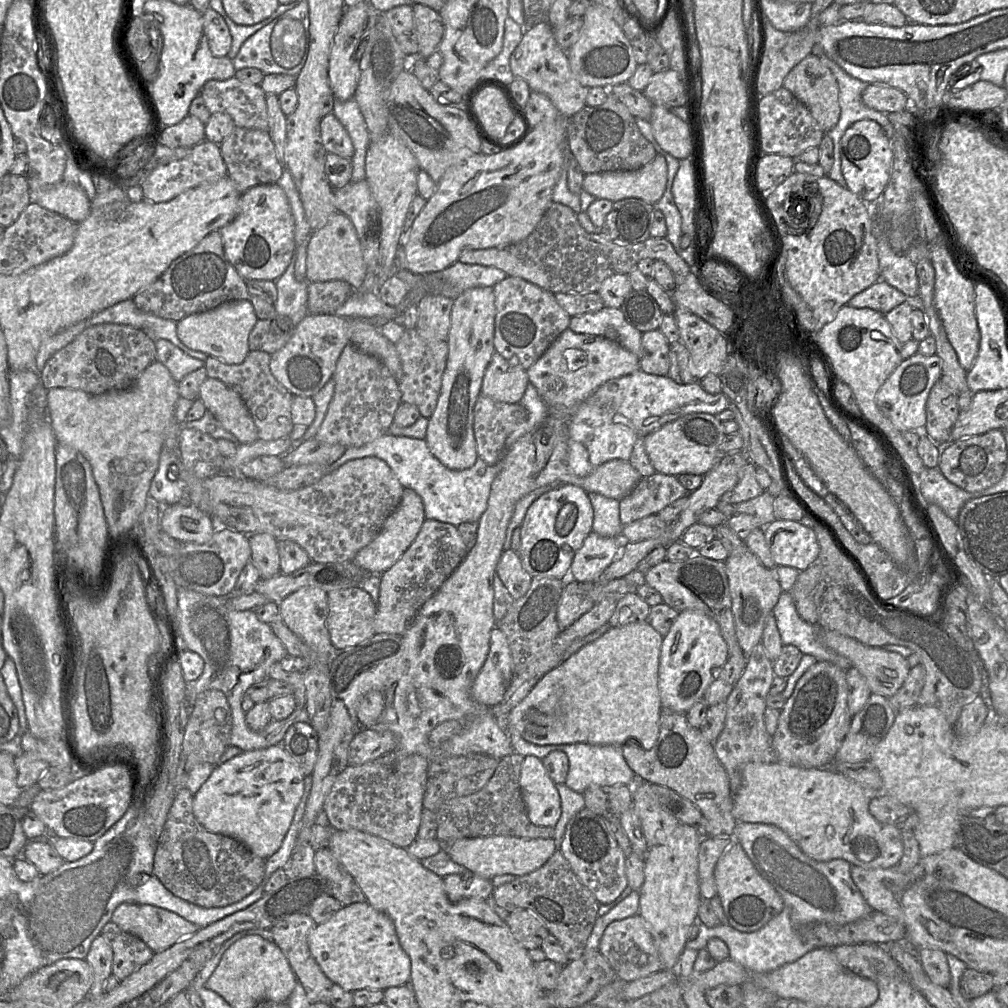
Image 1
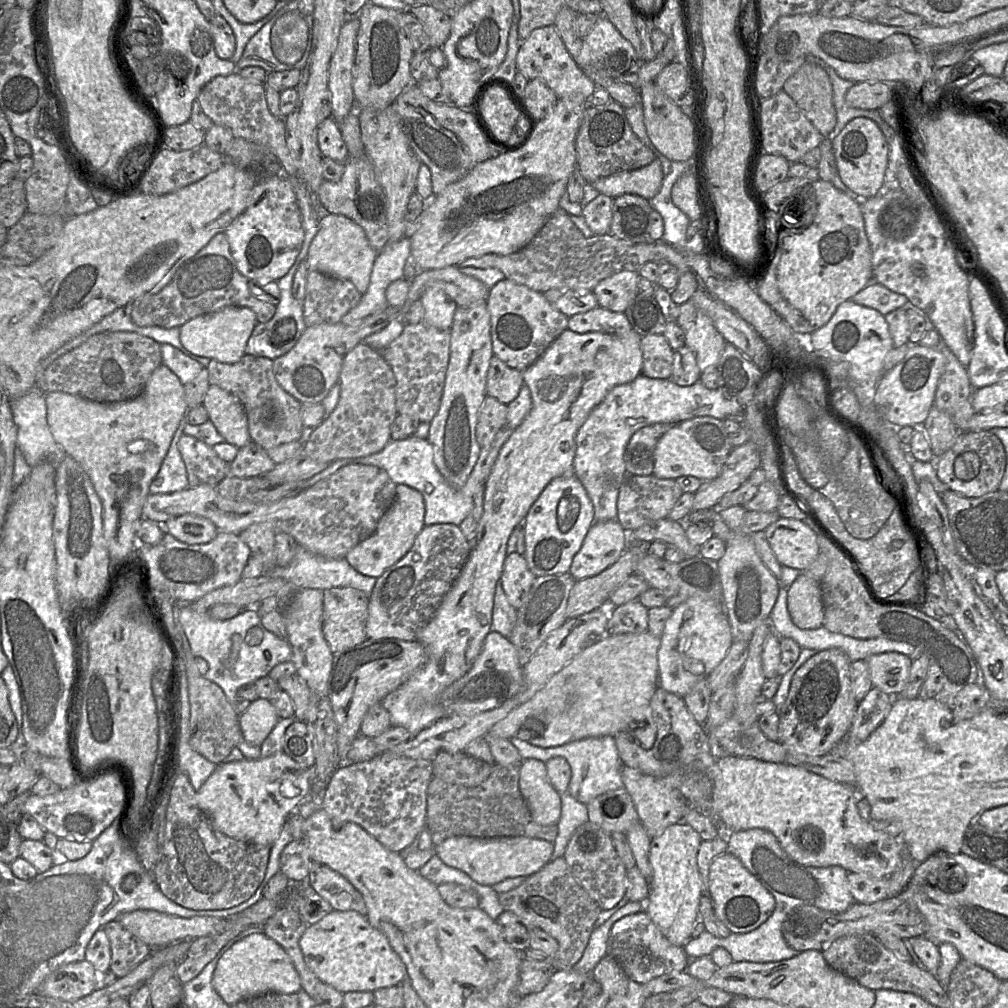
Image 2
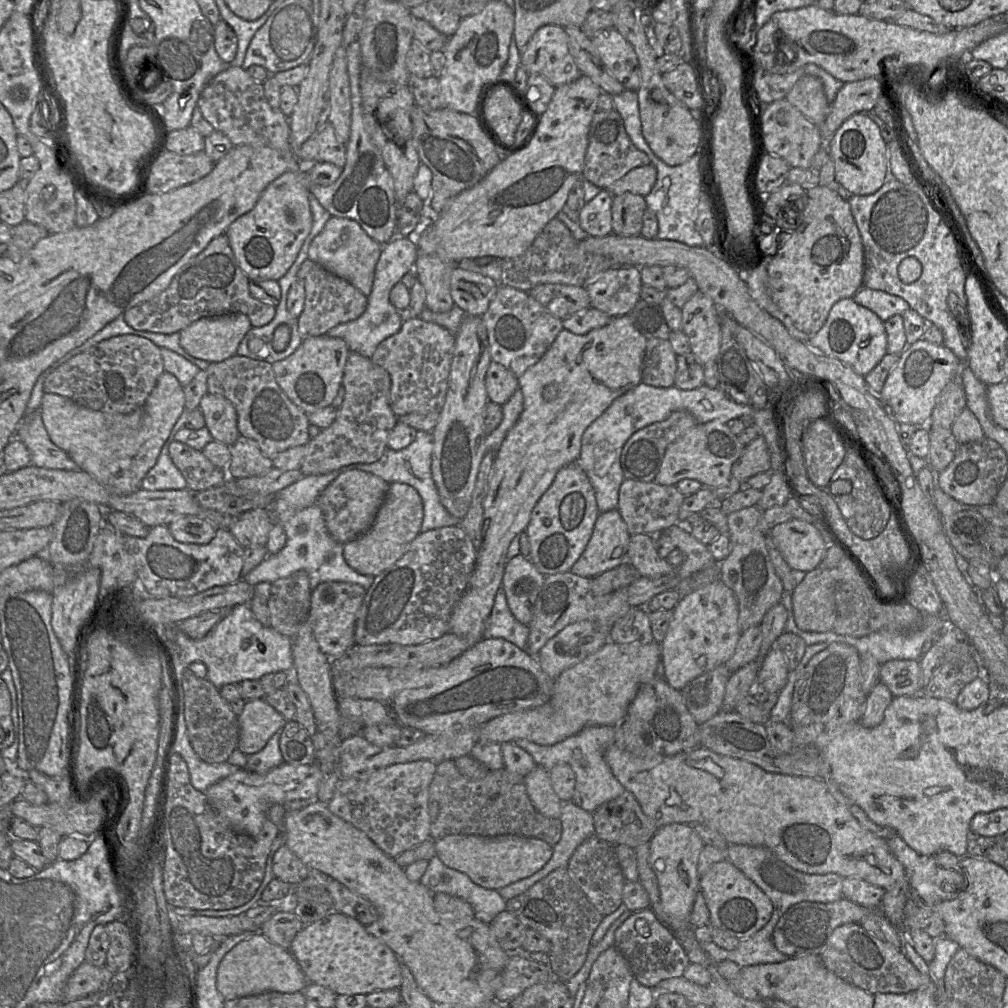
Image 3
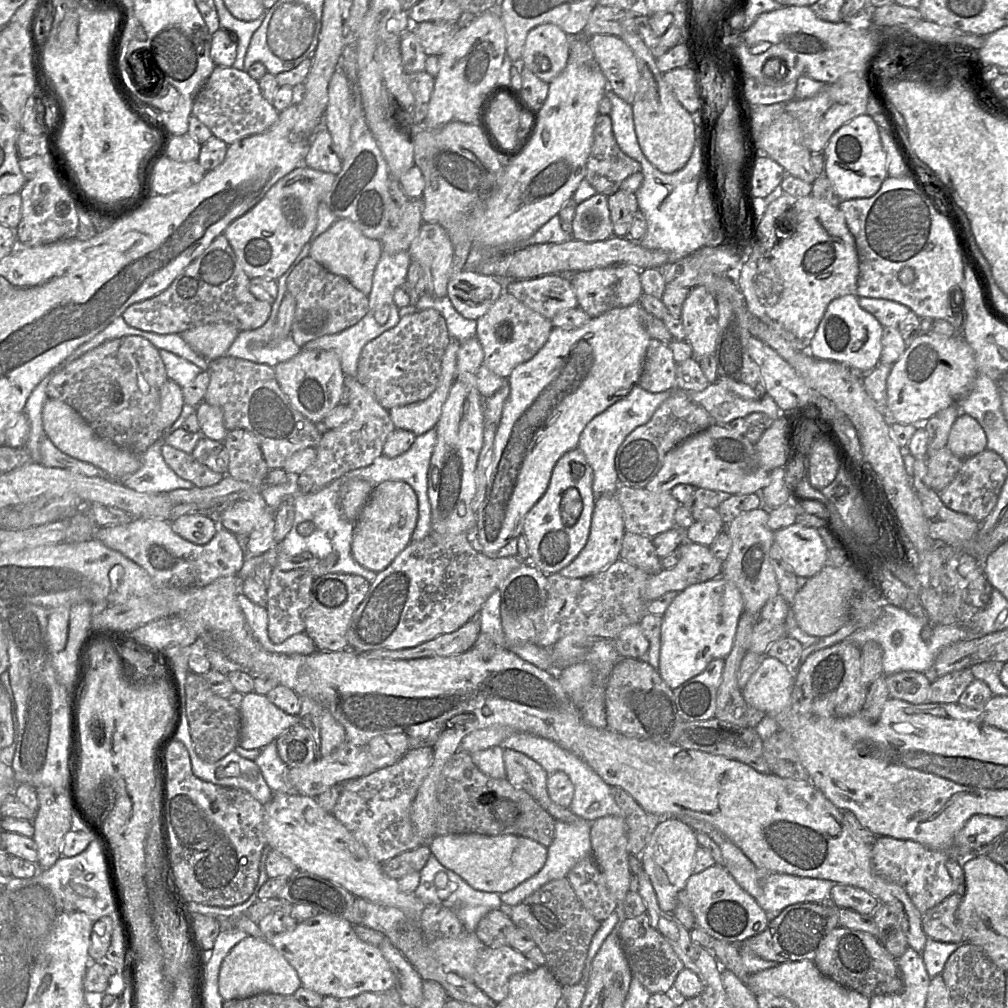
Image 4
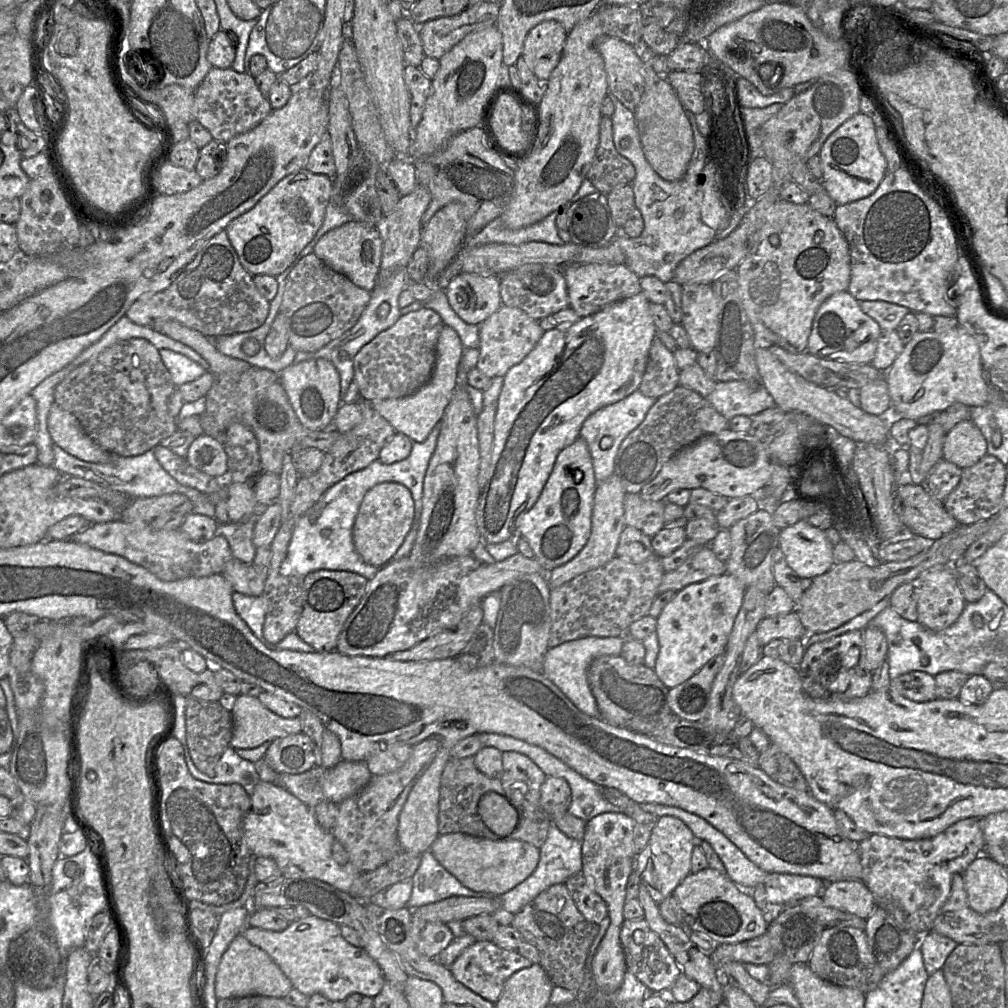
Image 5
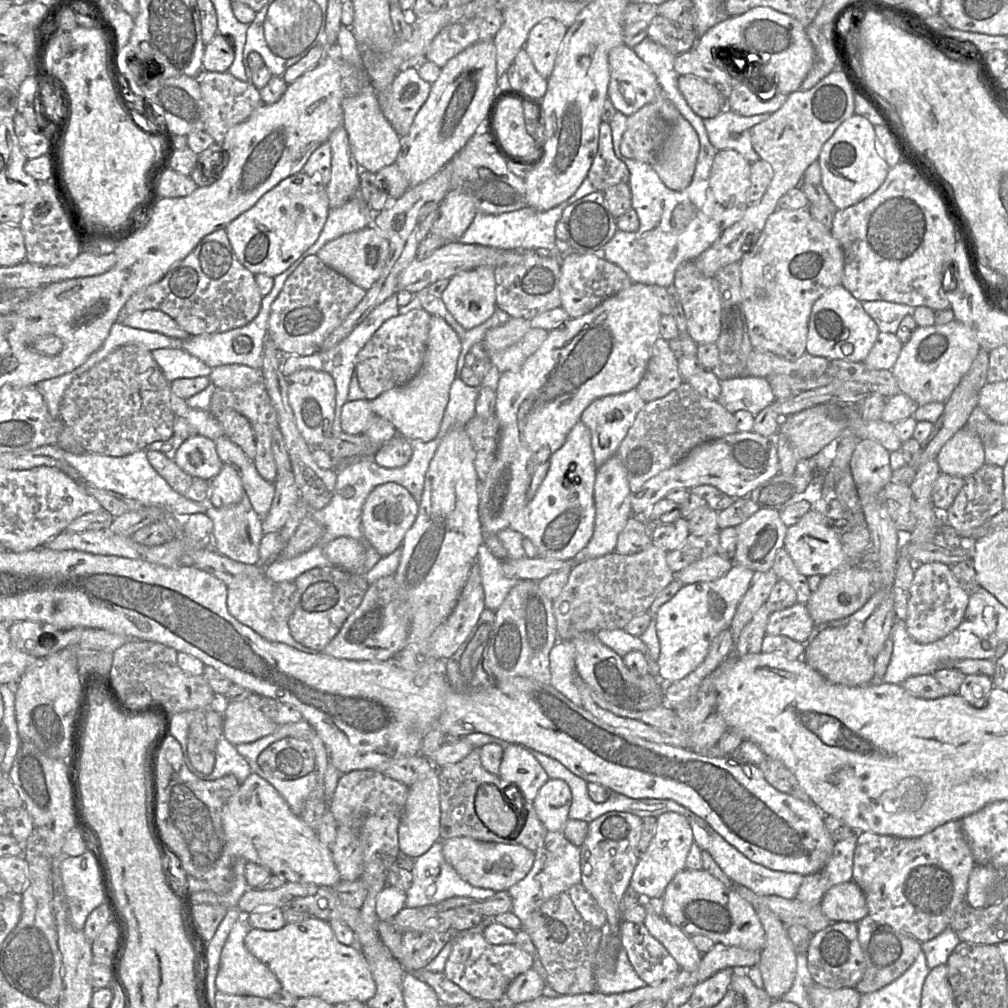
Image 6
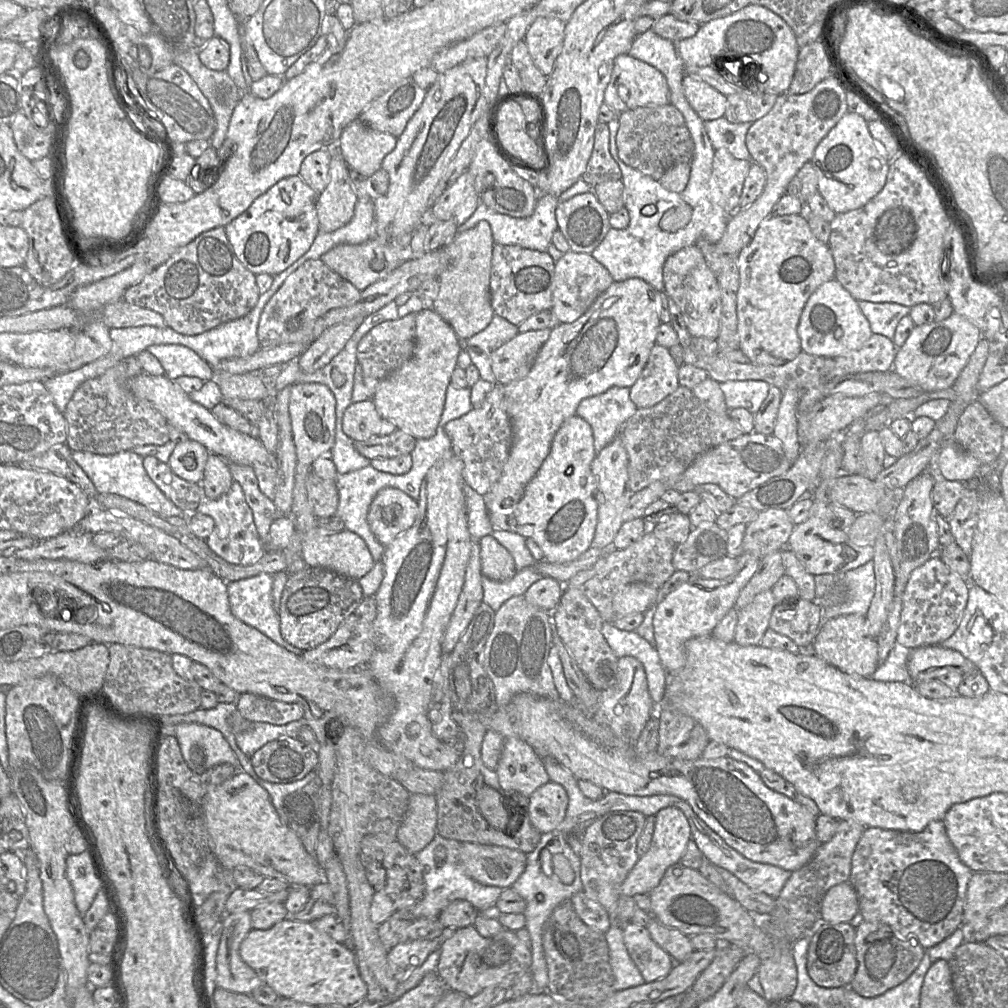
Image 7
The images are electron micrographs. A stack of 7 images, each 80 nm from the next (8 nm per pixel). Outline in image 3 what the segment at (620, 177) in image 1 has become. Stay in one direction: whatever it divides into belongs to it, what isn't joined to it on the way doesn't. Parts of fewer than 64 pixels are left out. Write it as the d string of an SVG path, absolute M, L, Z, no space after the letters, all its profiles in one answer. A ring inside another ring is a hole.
M652 164L644 165L629 171L612 183L607 190L612 196L631 193L645 197L651 192L656 177L656 168Z

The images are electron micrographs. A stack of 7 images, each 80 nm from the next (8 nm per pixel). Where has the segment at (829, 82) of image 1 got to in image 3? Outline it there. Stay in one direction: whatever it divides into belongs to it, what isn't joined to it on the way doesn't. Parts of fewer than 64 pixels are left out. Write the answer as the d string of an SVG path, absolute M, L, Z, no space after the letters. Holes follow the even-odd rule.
M804 75L798 79L785 99L816 126L820 126L829 113L823 84L818 77L812 75Z

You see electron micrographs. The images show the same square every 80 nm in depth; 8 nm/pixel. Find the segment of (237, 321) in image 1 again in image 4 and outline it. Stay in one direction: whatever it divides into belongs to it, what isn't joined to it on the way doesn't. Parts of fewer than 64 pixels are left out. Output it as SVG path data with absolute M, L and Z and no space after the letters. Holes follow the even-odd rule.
M229 323L204 324L185 330L182 339L199 355L212 361L227 355L240 330Z

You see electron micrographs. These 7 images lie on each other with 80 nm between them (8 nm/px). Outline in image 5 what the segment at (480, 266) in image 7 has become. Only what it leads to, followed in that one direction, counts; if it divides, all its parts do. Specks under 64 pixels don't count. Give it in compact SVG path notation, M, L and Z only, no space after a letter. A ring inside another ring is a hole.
M460 273L445 289L450 306L466 323L480 325L502 305L499 279Z

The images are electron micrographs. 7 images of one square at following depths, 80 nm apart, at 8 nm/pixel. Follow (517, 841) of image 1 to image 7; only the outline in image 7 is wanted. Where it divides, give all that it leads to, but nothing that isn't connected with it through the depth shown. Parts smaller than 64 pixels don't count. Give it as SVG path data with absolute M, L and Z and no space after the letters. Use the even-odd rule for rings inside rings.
M462 842L460 862L473 880L507 889L524 872L527 854L502 846Z

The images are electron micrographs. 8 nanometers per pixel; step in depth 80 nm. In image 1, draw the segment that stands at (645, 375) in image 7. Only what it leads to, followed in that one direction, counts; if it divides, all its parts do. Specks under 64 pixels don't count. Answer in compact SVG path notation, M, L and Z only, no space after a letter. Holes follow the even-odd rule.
M659 330L642 333L643 356L640 359L640 369L648 374L665 376L670 368L670 343Z

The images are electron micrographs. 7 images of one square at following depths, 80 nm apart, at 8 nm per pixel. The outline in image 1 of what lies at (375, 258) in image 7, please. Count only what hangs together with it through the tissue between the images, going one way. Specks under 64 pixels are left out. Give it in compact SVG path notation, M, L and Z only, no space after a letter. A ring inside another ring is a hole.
M336 212L320 229L313 231L307 240L306 280L324 282L343 280L359 290L367 274L362 249L350 219Z

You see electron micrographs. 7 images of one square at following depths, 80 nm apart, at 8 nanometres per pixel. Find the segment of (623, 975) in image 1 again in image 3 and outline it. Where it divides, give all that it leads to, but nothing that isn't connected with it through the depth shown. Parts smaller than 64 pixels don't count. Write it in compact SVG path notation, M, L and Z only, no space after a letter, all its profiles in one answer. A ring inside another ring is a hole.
M651 908L633 913L620 925L615 931L614 946L629 963L633 977L651 989L664 979L682 976L689 964L683 947Z

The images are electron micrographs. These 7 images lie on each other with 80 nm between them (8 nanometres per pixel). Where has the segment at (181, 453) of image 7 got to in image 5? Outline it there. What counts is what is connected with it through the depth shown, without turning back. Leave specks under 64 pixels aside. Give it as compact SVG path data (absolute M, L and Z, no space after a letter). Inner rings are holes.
M201 434L189 446L186 460L196 469L217 478L226 478L228 456L220 438Z

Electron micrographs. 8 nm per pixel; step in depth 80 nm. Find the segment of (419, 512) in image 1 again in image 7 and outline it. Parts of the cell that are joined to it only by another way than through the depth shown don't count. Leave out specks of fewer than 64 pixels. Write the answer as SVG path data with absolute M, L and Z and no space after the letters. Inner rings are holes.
M386 487L373 498L367 521L377 540L385 547L413 526L418 509L418 502L404 491Z

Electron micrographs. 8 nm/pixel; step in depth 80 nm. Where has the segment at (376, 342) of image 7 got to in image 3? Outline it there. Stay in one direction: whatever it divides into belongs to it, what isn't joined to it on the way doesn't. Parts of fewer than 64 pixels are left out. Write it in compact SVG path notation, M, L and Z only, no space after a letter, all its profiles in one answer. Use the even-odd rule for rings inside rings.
M421 317L403 321L400 330L383 340L370 357L390 375L389 403L396 416L441 411L448 388L455 335L445 327Z

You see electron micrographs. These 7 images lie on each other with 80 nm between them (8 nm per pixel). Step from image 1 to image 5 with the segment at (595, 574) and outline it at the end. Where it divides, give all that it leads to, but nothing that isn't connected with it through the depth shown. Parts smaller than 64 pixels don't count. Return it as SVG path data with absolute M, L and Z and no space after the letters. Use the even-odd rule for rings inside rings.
M614 473L597 484L592 511L591 534L582 550L567 563L547 573L550 589L557 588L576 576L597 569L616 556L616 548L625 524L624 496L626 491L620 478Z

